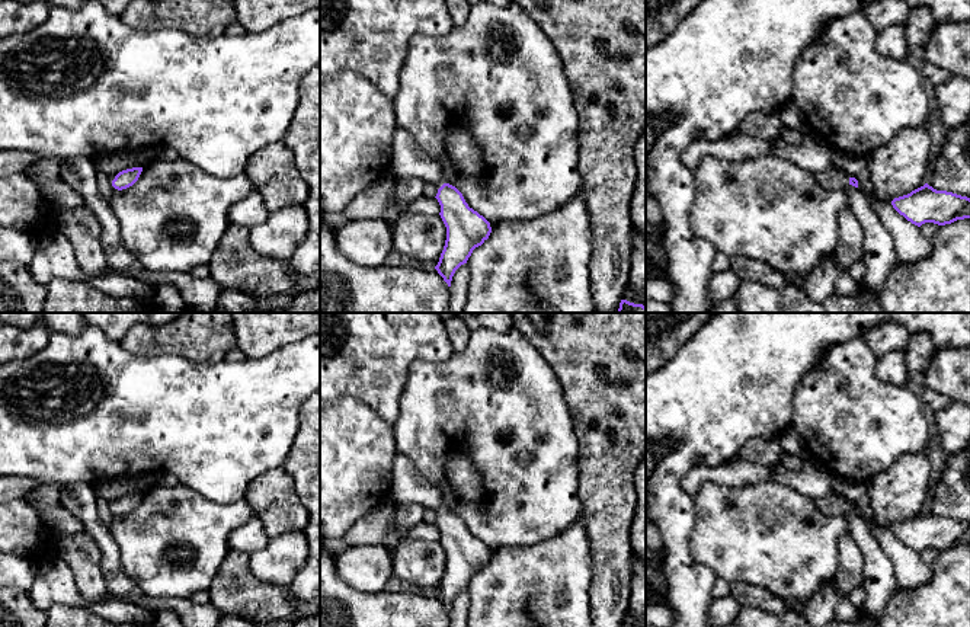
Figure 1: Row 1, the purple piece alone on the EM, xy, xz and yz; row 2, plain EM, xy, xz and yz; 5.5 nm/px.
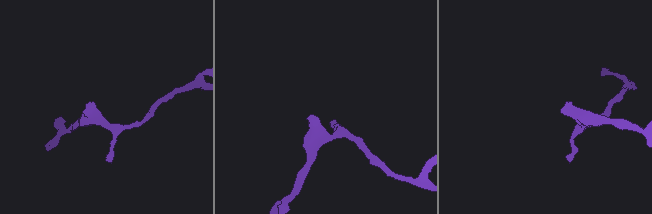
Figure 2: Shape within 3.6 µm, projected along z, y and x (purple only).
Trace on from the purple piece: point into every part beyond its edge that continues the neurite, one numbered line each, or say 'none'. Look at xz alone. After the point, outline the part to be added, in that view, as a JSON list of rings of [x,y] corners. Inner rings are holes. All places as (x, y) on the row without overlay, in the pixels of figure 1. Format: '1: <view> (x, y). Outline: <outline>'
1: xz (407, 486). Outline: [[[398,451],[393,461],[391,486],[388,490],[394,503],[420,503],[435,512],[444,511],[439,490]]]

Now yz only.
1: yz (831, 505). Outline: [[[836,495],[816,499],[816,506],[826,515],[842,515],[849,509],[849,503]]]

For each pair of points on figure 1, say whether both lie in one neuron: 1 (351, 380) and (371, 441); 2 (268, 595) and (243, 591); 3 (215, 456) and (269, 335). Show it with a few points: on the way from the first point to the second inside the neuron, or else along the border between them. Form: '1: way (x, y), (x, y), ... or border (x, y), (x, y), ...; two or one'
1: border (335, 397), (357, 397), (383, 419); two
2: way (262, 595), (249, 595); one
3: border (291, 344), (258, 358), (246, 358); two

